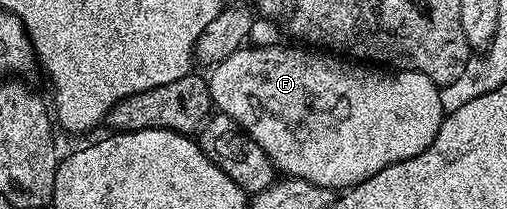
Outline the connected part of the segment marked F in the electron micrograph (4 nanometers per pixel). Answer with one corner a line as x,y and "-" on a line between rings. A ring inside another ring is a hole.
289,44
281,46
247,45
243,49
232,52
232,56
228,56
228,60
213,67
208,74
211,103
221,113
227,114
237,126
242,127
248,137
256,140
256,144
260,144
260,148
264,148
266,155
273,160
275,167
283,175
291,178
303,178
312,184
335,192
345,192
350,187
376,176
376,172
384,172
384,168
388,168
392,164
400,164
400,160
412,160
412,156
420,156
420,152
424,152
430,147
432,140
436,140
436,132
440,132
444,113
441,108
440,88
435,82
428,80
428,76
415,70
395,70
393,68
379,68
374,64
359,64
357,61
347,60
345,57
335,56
330,52
303,48
298,44
290,45
294,46
289,46

